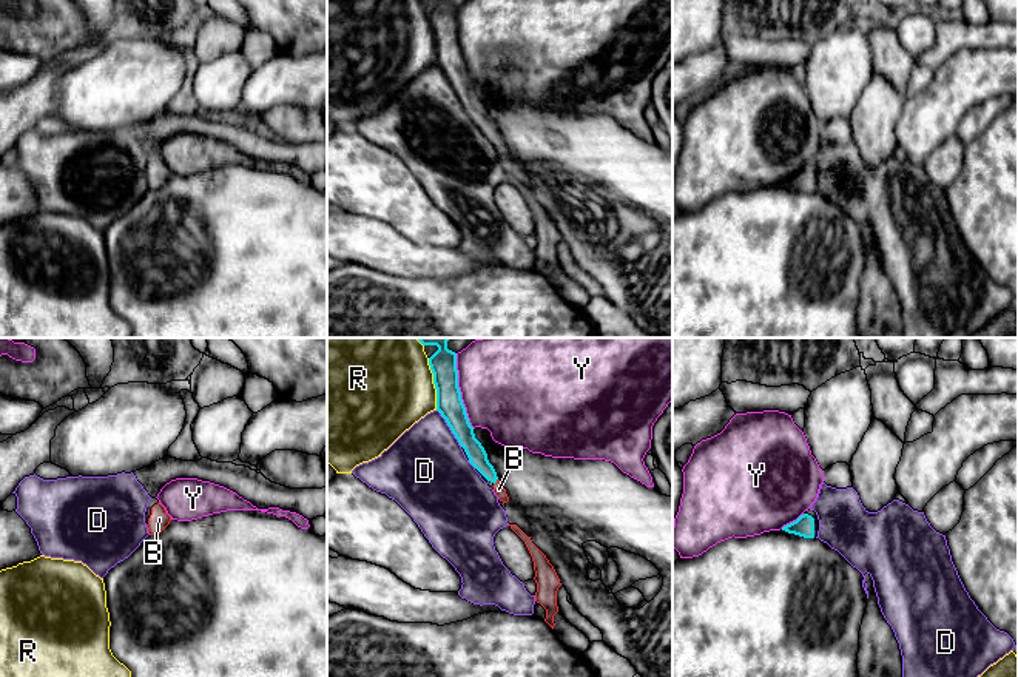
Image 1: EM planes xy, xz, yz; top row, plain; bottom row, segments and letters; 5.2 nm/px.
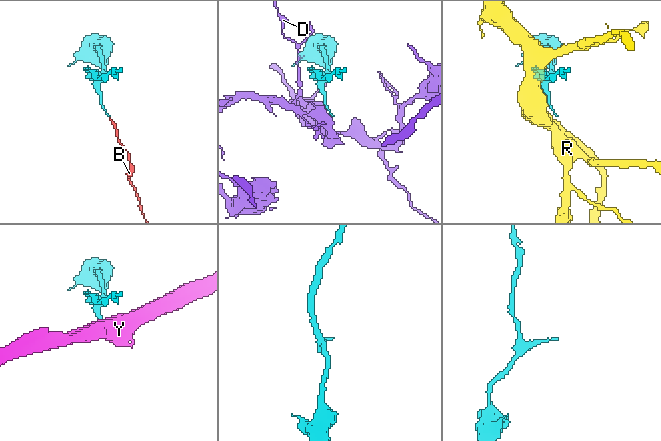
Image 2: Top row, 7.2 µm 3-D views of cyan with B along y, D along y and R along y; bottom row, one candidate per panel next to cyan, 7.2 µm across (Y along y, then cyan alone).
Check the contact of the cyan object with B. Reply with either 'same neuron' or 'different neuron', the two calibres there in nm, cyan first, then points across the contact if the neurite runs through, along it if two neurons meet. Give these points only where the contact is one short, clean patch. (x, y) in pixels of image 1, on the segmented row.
same neuron; calibres 100 and 60 nm; way xz (475, 452), (495, 481), (498, 489)

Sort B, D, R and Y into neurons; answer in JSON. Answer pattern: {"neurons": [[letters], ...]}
{"neurons": [["B"], ["D"], ["R"], ["Y"]]}

